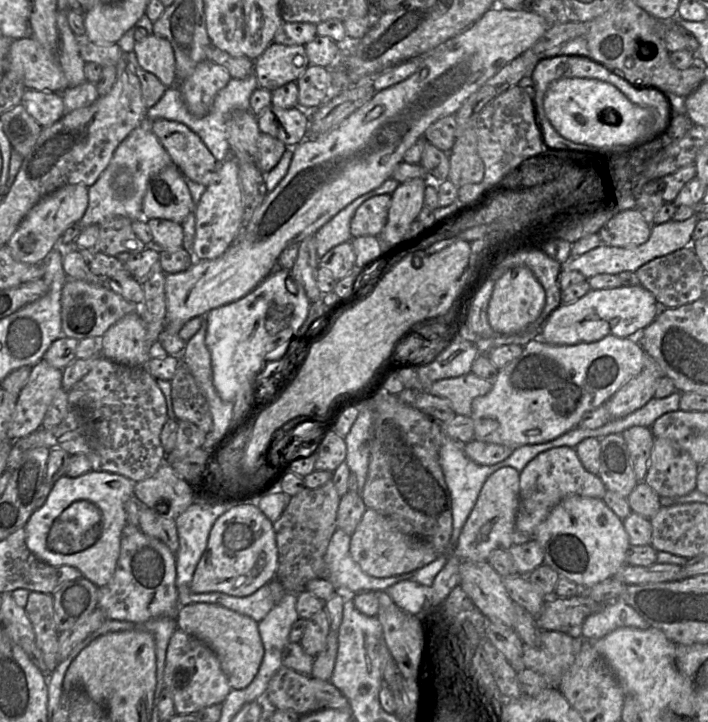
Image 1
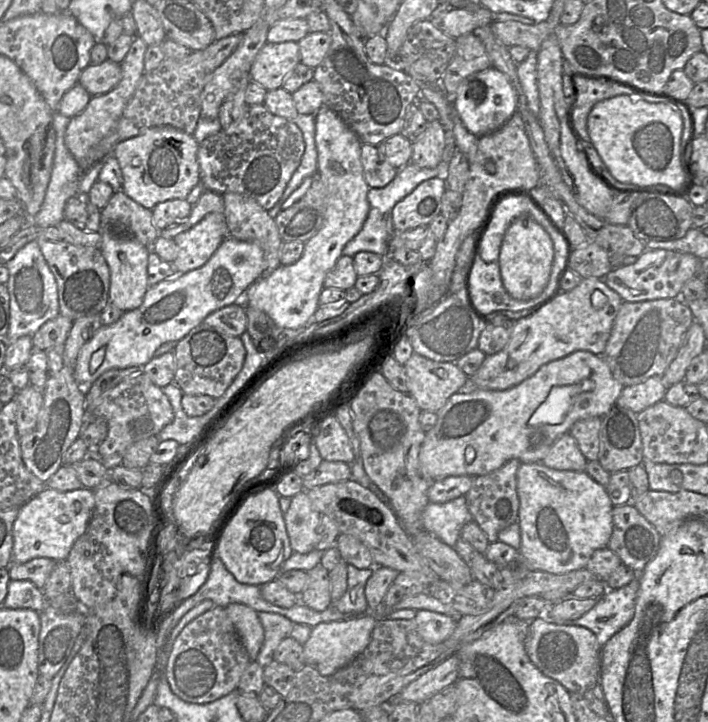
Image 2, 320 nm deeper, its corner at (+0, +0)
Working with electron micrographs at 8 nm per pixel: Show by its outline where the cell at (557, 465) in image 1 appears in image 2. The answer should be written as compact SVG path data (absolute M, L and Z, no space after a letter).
M570 433L562 435L541 462L556 470L585 471L587 459Z

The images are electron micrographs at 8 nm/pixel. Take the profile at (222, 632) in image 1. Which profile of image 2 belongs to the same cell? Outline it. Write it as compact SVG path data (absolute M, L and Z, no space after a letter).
M240 603L227 605L225 612L233 623L250 661L256 661L264 641L264 629L257 612L251 607Z

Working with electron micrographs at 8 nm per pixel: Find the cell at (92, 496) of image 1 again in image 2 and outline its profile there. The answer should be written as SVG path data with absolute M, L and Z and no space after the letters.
M82 486L72 491L45 487L19 508L13 524L12 562L34 558L65 561L75 541L85 532L95 506L94 490Z

